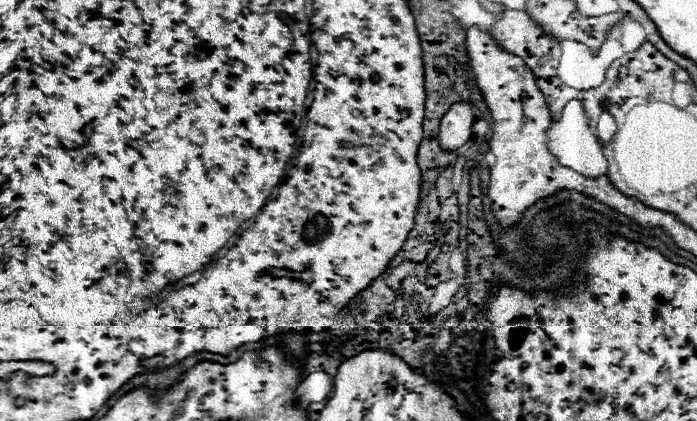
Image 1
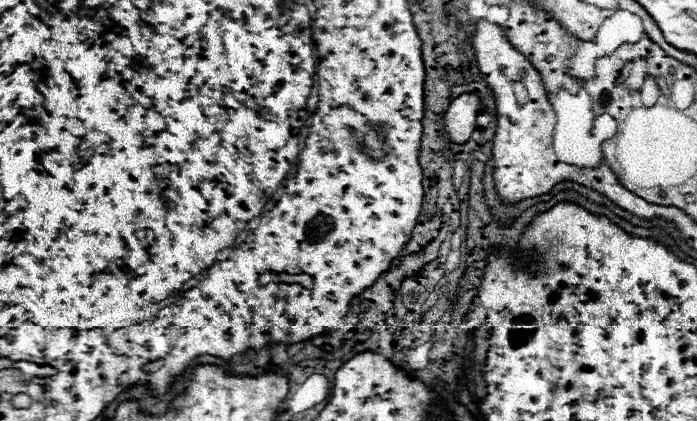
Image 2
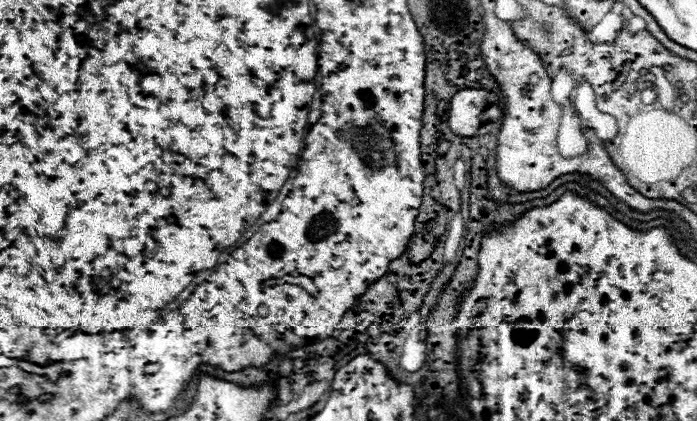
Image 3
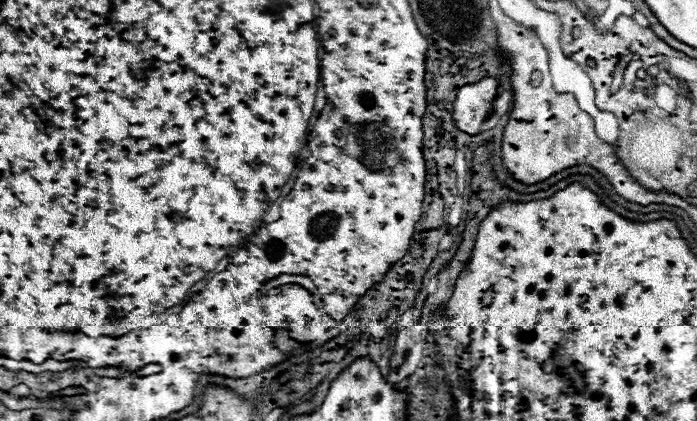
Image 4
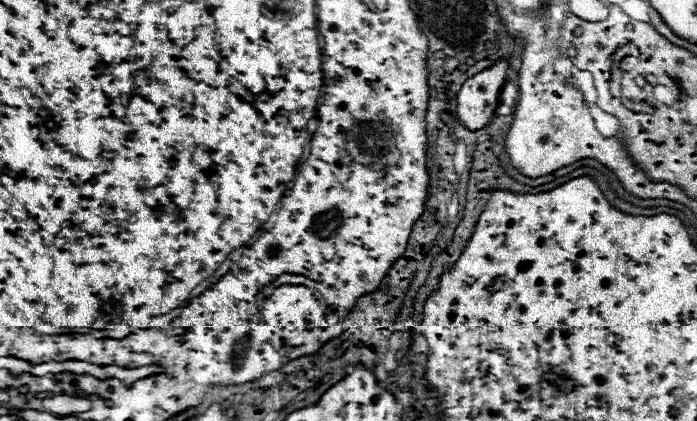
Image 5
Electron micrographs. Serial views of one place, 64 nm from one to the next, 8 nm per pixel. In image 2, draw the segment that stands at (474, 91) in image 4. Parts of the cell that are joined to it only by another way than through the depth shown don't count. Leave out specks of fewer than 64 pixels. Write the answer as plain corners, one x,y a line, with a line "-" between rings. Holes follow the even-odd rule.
462,94
450,102
450,108
444,114
444,132
450,142
466,144
476,130
480,98
476,94

